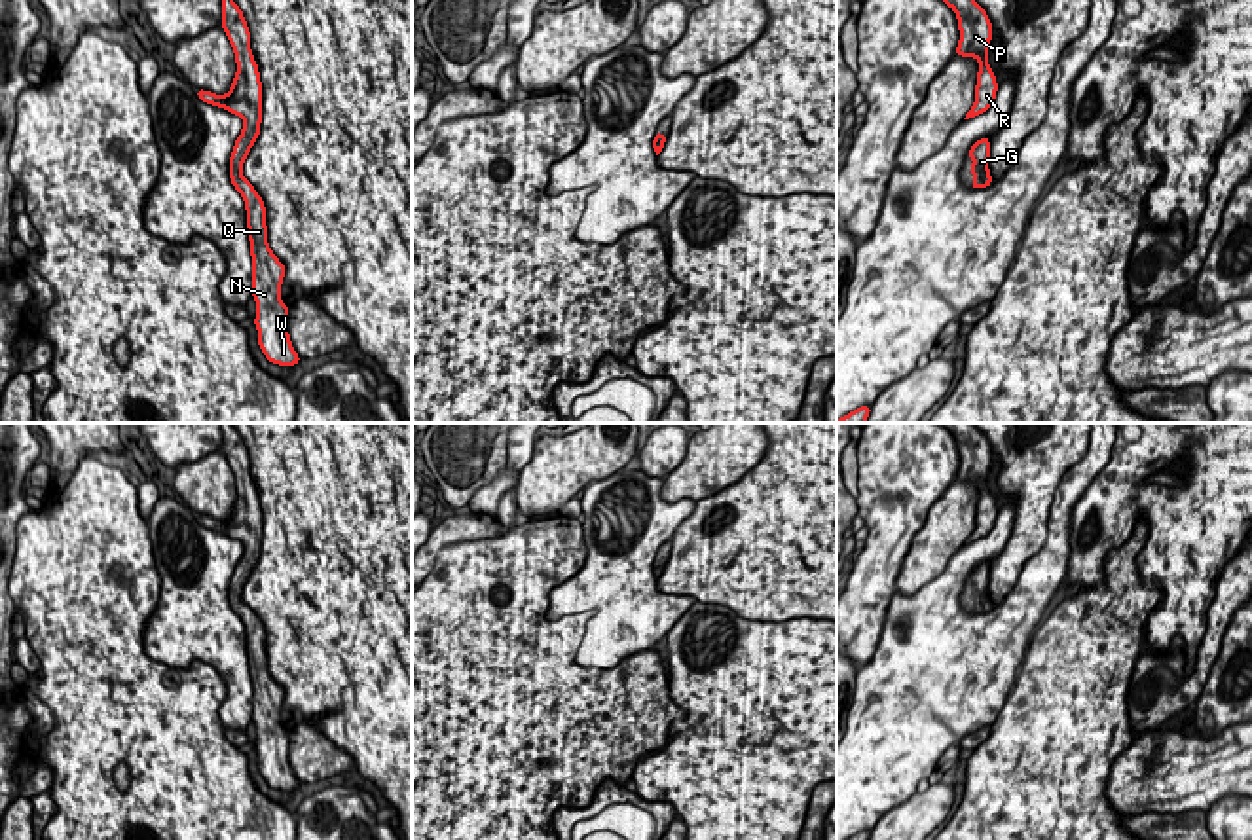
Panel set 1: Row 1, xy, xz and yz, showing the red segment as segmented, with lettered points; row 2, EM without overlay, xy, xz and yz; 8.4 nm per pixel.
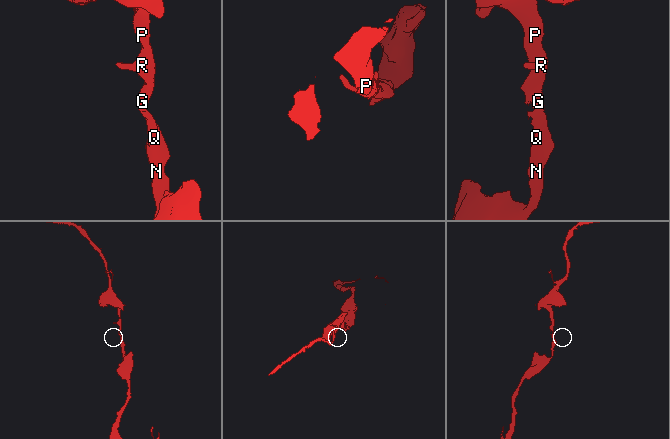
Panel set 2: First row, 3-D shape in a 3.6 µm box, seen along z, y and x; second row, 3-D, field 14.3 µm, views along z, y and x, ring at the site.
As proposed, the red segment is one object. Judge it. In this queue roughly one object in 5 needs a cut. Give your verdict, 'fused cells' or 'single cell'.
single cell

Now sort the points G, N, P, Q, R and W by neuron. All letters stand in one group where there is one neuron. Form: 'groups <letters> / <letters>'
groups G N P Q R W

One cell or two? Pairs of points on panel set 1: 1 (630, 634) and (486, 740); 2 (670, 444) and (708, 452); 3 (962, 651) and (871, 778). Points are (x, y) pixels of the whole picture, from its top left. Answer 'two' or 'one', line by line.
1: two
2: two
3: one

